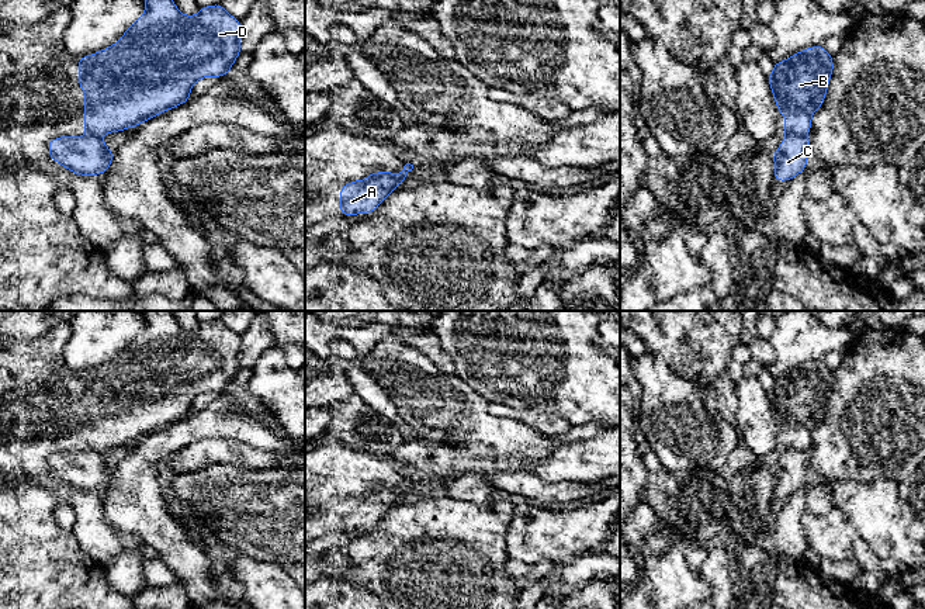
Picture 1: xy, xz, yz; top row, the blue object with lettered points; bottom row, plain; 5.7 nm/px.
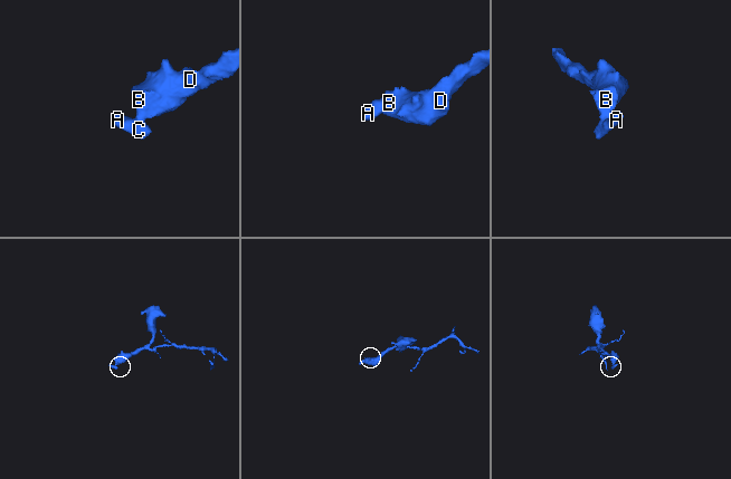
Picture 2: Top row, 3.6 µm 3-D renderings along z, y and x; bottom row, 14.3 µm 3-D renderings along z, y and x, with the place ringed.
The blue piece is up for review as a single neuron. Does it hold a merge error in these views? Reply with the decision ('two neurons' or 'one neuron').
two neurons

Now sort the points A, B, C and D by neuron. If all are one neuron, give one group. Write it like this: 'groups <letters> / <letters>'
groups A C / B D

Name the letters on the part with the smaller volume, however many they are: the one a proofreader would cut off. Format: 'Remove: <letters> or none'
Remove: A, C

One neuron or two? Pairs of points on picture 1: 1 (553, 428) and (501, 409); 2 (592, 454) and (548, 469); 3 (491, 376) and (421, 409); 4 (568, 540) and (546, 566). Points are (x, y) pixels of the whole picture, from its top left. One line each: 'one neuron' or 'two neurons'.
1: one neuron
2: one neuron
3: two neurons
4: two neurons

